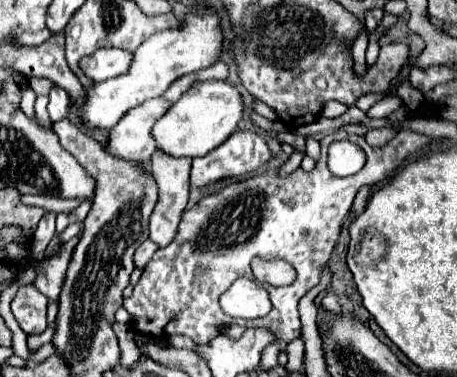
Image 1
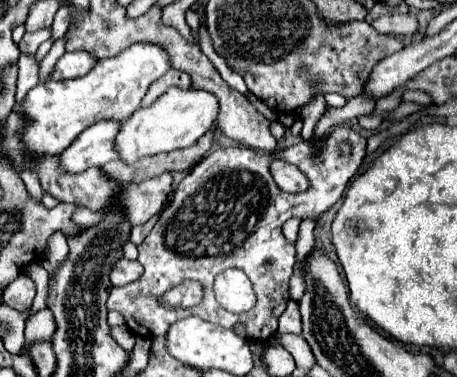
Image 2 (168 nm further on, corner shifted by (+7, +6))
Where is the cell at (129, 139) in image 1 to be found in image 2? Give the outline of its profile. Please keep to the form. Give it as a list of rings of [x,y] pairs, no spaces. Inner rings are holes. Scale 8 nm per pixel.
[[[100,120],[100,124],[92,124],[92,128],[86,128],[60,154],[62,170],[82,172],[90,166],[102,166],[110,160],[116,160],[116,148],[112,148],[112,140],[116,140],[120,124],[124,124],[124,120]]]

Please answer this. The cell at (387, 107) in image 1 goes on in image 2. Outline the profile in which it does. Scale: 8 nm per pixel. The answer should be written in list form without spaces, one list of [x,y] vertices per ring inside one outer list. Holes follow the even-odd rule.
[[[418,90],[416,92],[404,92],[402,102],[416,102],[416,104],[426,106],[426,104],[430,104],[430,96],[426,92],[418,92]]]

